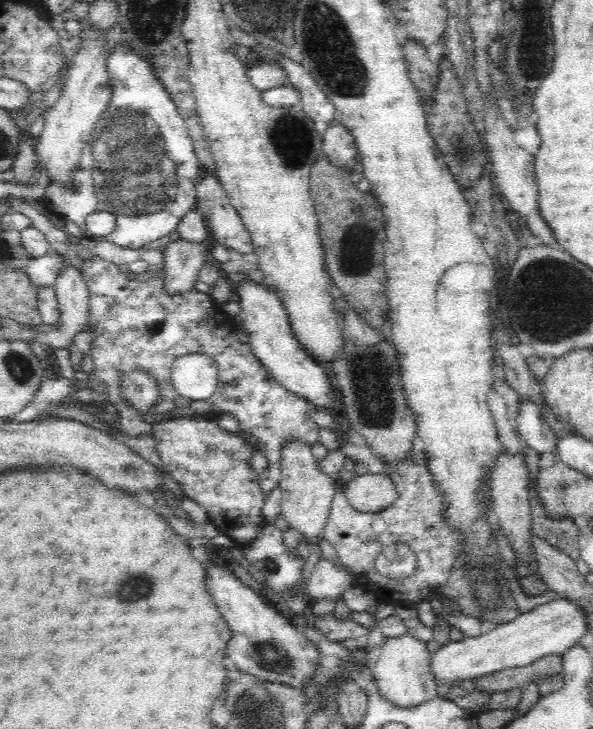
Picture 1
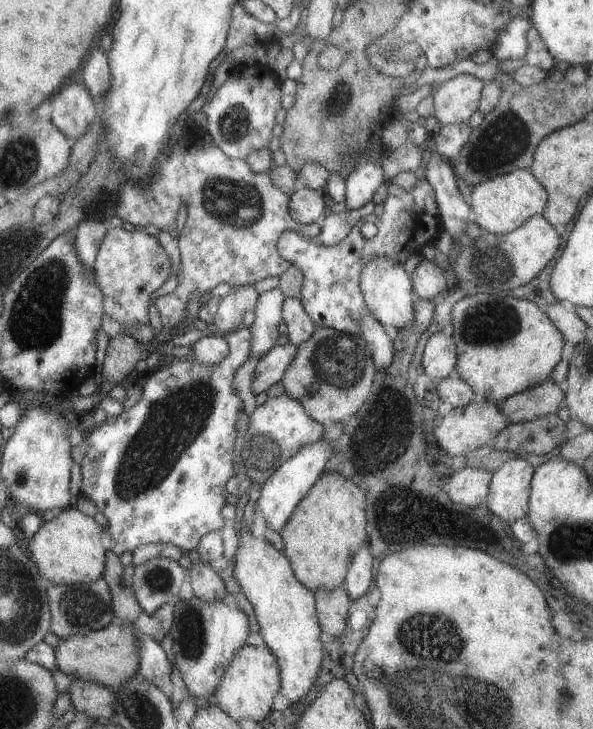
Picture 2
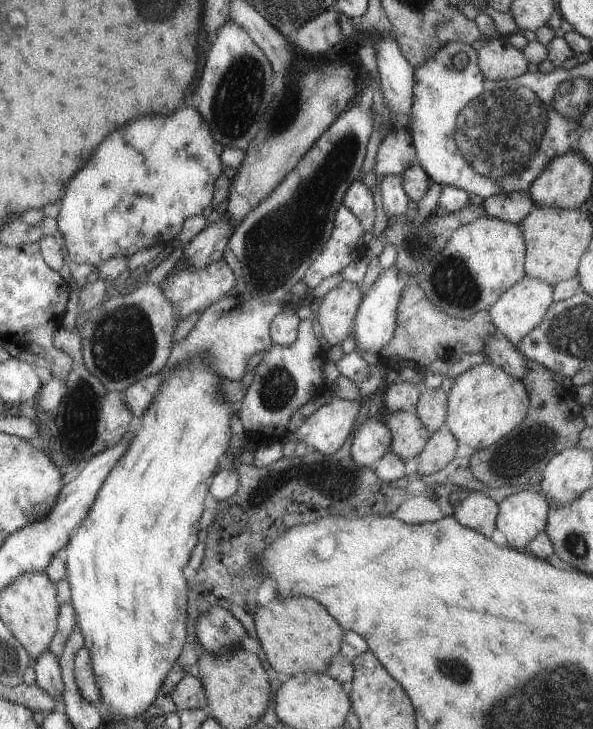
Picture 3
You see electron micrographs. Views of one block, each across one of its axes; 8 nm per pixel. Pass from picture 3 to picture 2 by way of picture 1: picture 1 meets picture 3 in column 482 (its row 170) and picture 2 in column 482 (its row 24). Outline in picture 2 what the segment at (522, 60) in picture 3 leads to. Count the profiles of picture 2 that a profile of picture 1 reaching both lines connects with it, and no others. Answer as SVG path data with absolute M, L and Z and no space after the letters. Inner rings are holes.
M459 74L433 91L433 116L439 125L463 124L475 112L485 82Z

